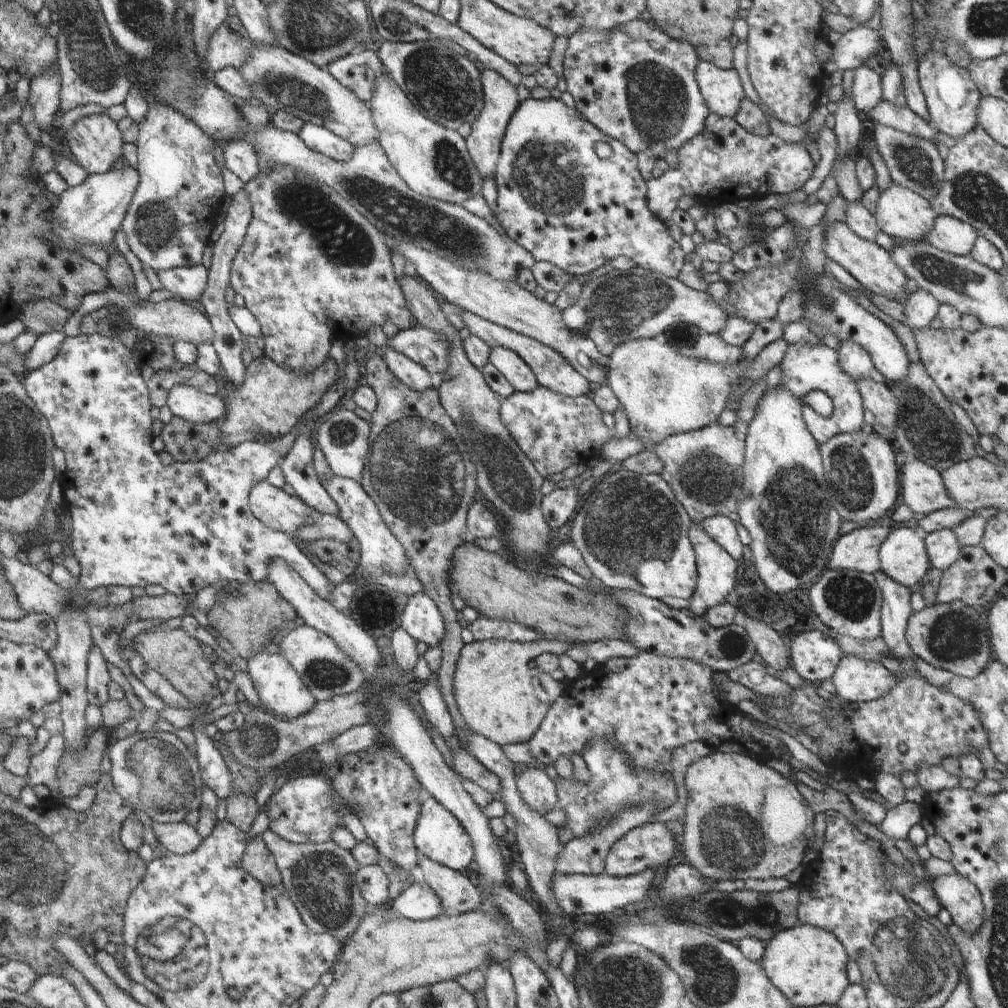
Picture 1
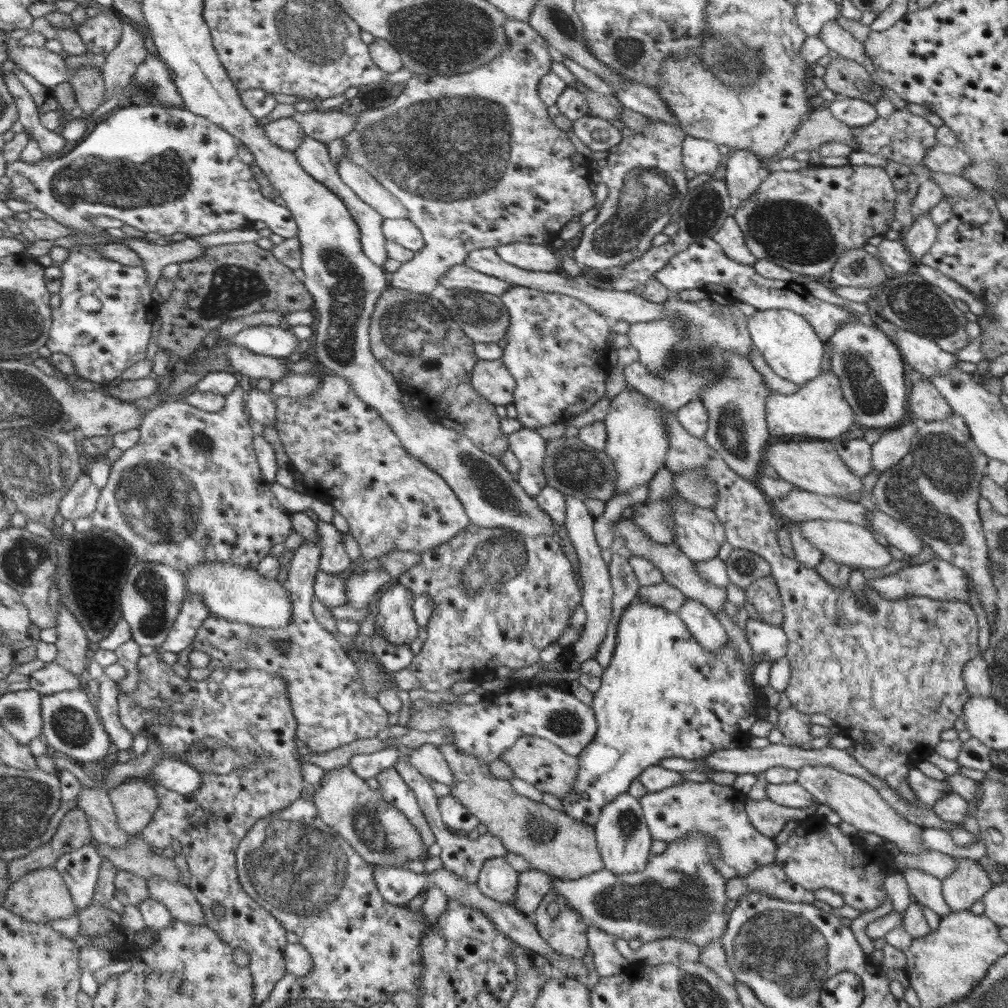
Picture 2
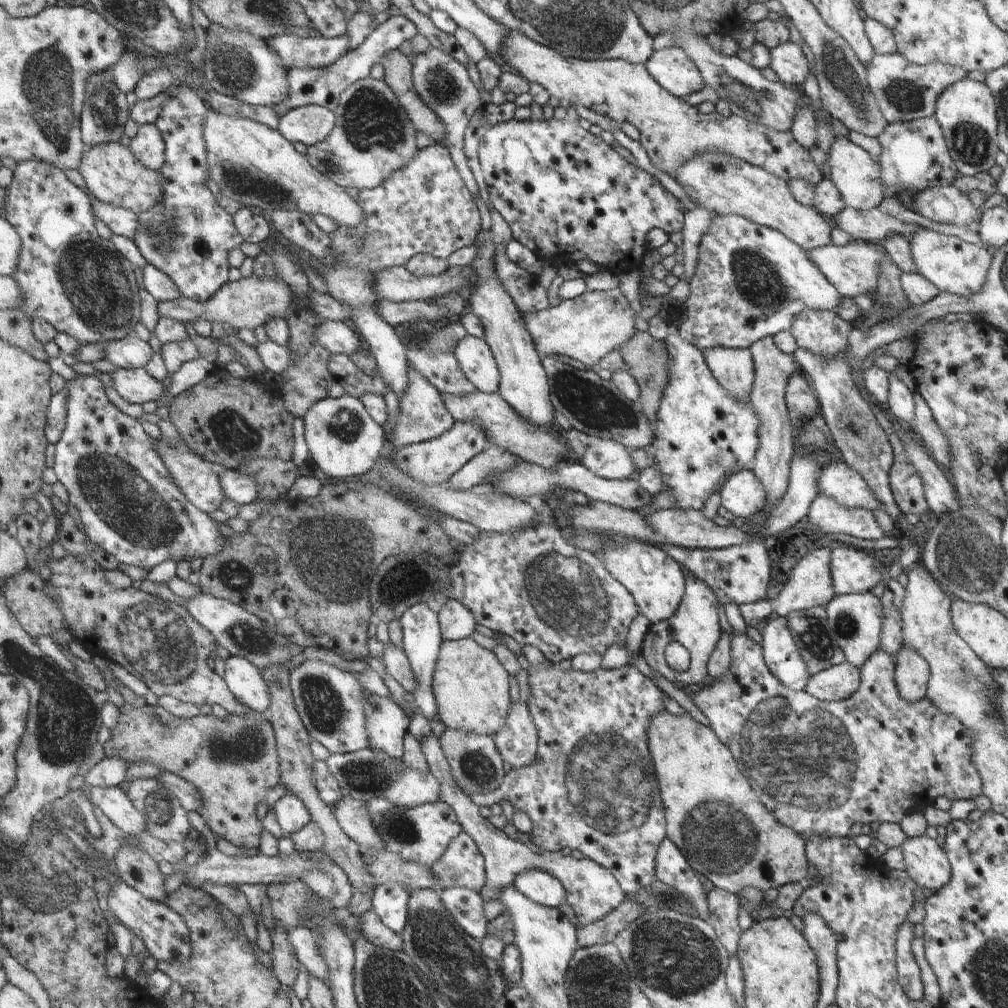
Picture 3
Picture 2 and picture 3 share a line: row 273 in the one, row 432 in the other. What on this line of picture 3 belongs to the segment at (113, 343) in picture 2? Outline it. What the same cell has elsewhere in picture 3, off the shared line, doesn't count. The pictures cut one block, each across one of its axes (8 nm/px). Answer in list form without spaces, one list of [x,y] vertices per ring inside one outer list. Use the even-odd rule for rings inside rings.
[[[104,374],[79,376],[66,381],[68,396],[65,428],[54,445],[54,467],[57,481],[66,488],[69,502],[74,505],[84,524],[88,538],[102,550],[106,550],[120,564],[152,570],[167,560],[176,564],[193,558],[216,556],[224,548],[224,536],[209,513],[198,510],[183,496],[170,476],[166,464],[158,456],[154,442],[148,436],[141,421],[120,411],[106,395]]]

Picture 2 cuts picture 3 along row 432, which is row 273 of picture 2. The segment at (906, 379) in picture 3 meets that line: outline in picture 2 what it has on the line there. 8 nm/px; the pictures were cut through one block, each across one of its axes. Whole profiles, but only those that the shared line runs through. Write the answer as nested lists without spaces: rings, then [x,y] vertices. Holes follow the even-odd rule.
[[[918,263],[914,268],[914,272],[918,273],[924,280],[930,284],[941,288],[948,296],[955,300],[965,302],[969,308],[971,317],[980,317],[984,313],[983,302],[979,301],[967,288],[952,280],[949,276],[942,274],[942,271],[936,270],[931,266]]]

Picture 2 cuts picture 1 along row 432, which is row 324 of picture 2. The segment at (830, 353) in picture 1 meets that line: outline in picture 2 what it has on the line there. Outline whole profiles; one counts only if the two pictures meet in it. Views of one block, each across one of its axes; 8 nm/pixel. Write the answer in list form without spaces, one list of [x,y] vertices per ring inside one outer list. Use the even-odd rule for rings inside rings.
[[[704,238],[694,242],[687,250],[674,255],[666,263],[666,266],[655,272],[654,277],[670,293],[699,288],[710,296],[718,293],[733,301],[748,303],[757,310],[792,310],[795,314],[800,314],[823,341],[828,340],[830,335],[834,334],[834,331],[839,329],[840,326],[848,326],[848,324],[854,324],[858,321],[852,314],[839,306],[822,301],[809,294],[805,287],[798,283],[792,284],[791,281],[764,278],[754,270],[753,265],[740,264],[730,260],[724,254],[724,250],[712,238]]]

